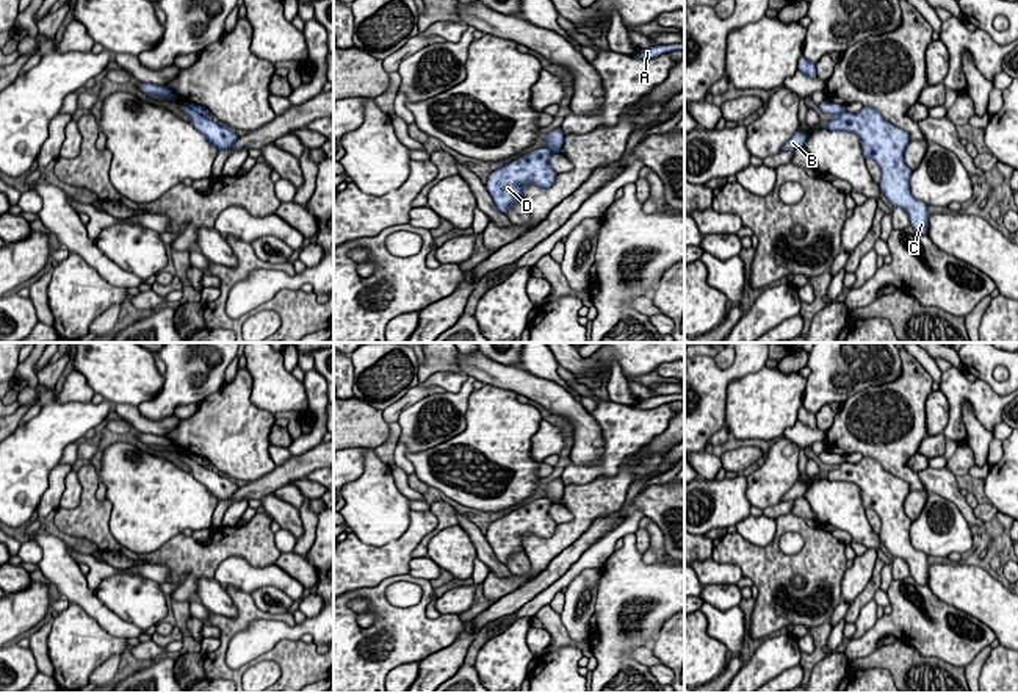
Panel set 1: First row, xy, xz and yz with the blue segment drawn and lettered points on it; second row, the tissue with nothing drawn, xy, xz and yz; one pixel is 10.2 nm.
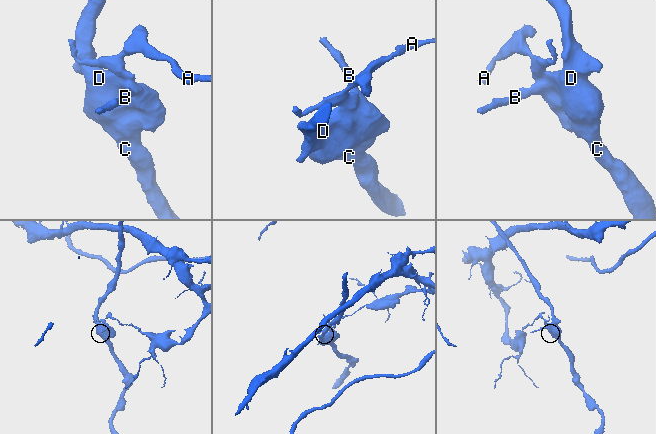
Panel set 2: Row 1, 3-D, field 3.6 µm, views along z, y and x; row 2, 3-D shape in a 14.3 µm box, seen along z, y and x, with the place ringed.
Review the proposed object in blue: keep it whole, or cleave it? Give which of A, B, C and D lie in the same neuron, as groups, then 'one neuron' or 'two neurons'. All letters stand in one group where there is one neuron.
A / B C D | two neurons

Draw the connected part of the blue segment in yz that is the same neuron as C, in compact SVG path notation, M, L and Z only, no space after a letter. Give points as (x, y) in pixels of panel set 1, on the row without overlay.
M863 457L858 463L841 463L836 469L824 472L828 482L850 482L860 488L865 508L880 518L880 541L893 557L907 562L910 576L919 585L929 582L927 555L913 548L910 541L912 519L904 512L910 485L886 472L879 461Z

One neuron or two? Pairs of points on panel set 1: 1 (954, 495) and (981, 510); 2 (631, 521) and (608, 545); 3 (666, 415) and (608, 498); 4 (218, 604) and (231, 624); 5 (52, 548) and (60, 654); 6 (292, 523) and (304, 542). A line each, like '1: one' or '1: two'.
1: two
2: one
3: two
4: two
5: two
6: two

